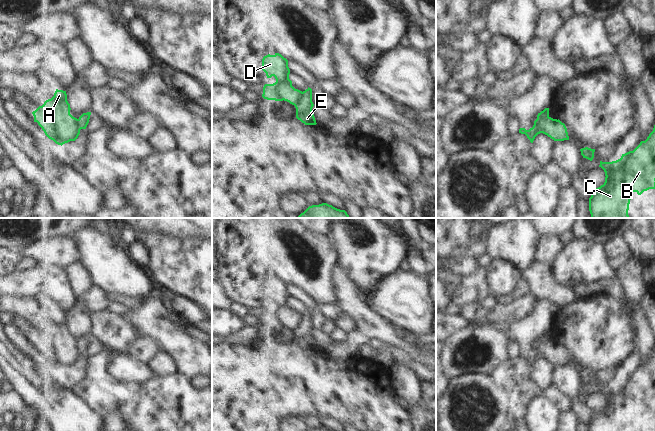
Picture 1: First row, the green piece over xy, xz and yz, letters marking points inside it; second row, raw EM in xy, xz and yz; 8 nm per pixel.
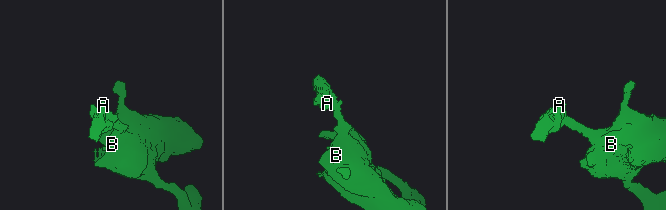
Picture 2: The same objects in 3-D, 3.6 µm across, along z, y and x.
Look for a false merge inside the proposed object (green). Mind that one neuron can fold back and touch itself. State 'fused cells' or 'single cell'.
fused cells

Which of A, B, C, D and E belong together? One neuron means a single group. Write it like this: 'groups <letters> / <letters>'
groups A D / B C E

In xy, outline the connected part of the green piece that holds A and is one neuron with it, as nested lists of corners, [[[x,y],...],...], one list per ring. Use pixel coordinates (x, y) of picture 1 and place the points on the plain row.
[[[56,313],[54,320],[32,336],[34,346],[58,369],[75,365],[80,358],[78,343],[70,338],[66,315]]]

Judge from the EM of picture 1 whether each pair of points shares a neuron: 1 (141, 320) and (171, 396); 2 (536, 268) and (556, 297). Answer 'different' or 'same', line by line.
1: different
2: same

